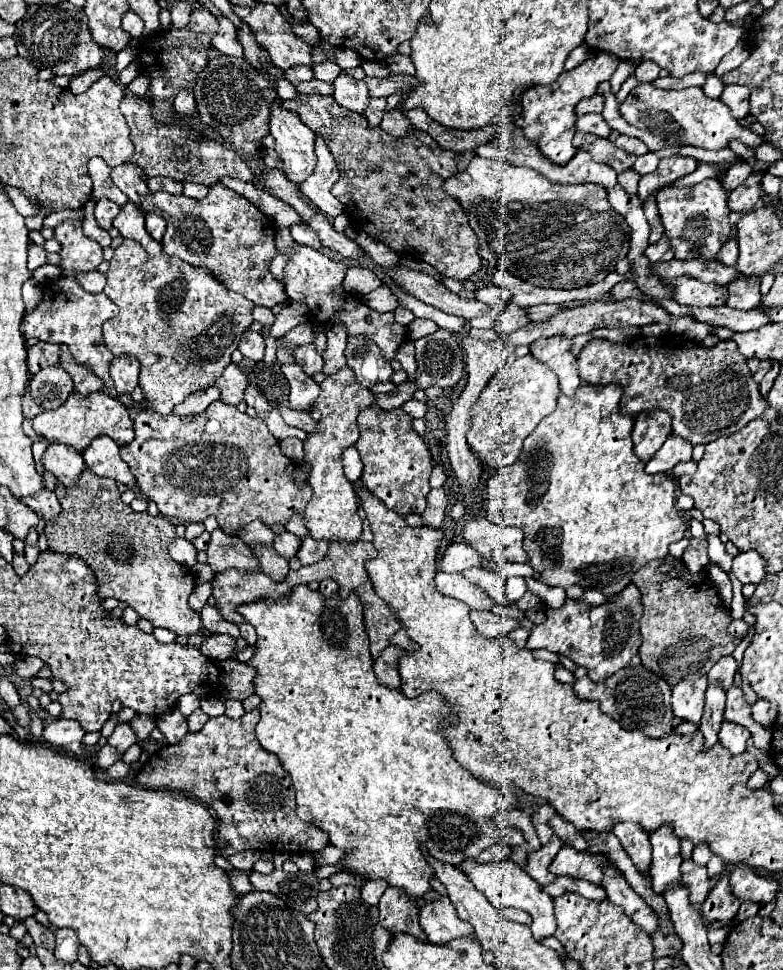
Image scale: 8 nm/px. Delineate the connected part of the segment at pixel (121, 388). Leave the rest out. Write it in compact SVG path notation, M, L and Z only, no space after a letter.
M131 356L115 358L111 364L111 378L115 382L115 392L119 396L131 394L139 384L139 362Z

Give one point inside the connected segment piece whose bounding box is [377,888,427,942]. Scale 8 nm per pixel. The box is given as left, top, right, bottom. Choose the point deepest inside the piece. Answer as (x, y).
(397, 913)

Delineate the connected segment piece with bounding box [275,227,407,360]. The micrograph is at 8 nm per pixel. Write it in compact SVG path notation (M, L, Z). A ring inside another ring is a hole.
M288 227L278 228L275 240L277 240L278 252L289 252L289 262L283 270L285 272L283 284L289 300L303 300L309 306L307 316L313 324L319 324L319 326L329 326L329 322L345 324L349 336L357 336L357 334L367 336L371 342L375 342L381 348L381 356L385 360L393 360L397 348L407 340L407 330L405 326L395 322L391 312L385 312L385 314L375 312L365 302L361 302L359 296L353 298L355 302L349 300L349 294L343 290L343 278L345 278L347 266L343 262L331 260L329 256L321 254L315 248L297 244L292 239Z

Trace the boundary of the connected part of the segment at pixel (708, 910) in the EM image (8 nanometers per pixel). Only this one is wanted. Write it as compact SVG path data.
M723 876L713 886L713 890L707 894L705 902L701 904L701 916L705 918L707 924L713 924L713 922L727 924L735 918L737 910L739 910L739 902L735 902L735 898L731 898L729 878Z

